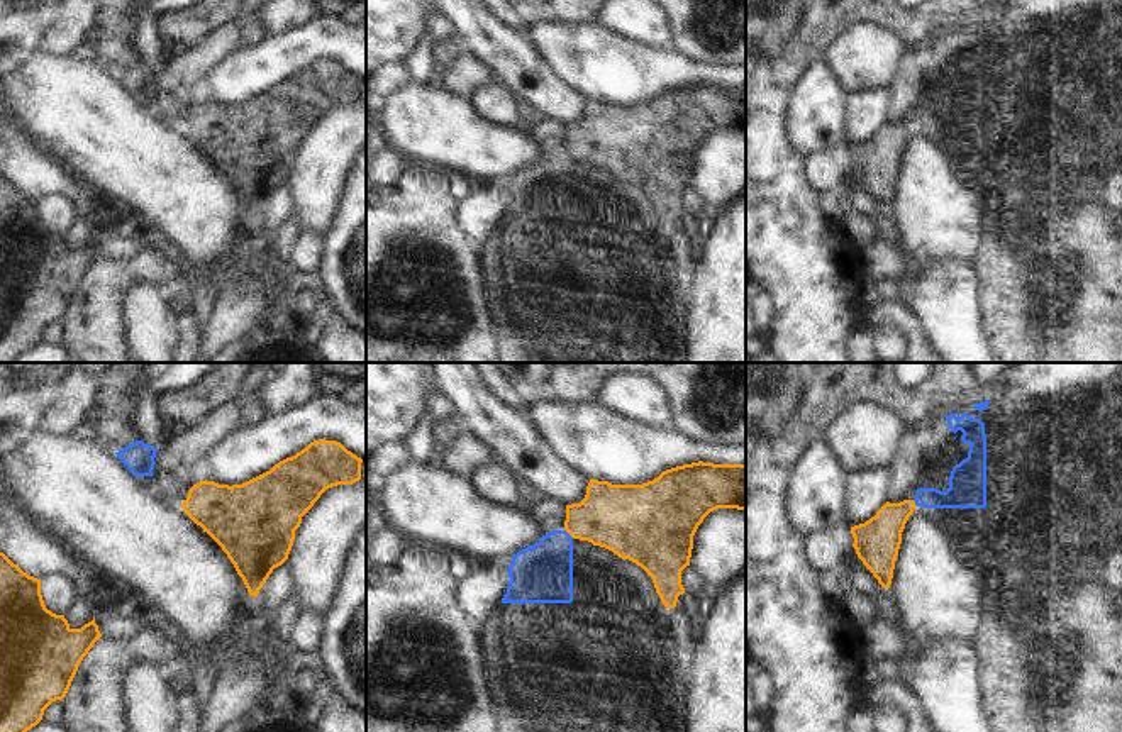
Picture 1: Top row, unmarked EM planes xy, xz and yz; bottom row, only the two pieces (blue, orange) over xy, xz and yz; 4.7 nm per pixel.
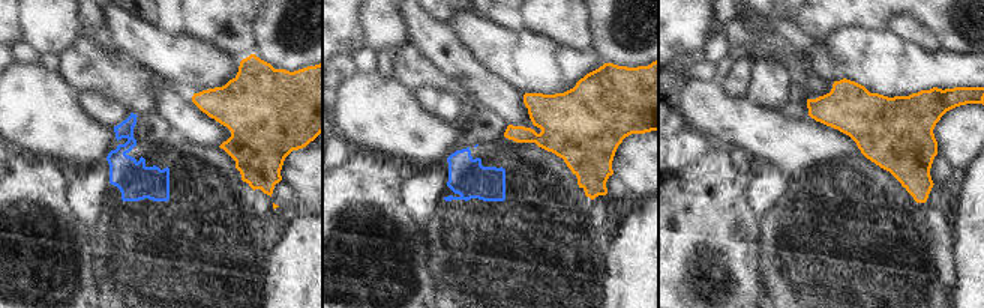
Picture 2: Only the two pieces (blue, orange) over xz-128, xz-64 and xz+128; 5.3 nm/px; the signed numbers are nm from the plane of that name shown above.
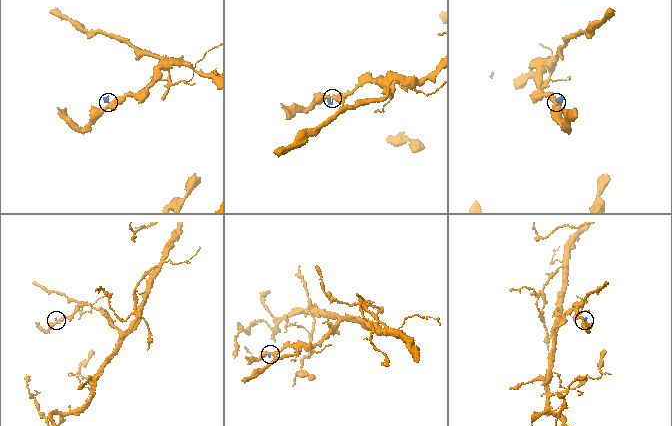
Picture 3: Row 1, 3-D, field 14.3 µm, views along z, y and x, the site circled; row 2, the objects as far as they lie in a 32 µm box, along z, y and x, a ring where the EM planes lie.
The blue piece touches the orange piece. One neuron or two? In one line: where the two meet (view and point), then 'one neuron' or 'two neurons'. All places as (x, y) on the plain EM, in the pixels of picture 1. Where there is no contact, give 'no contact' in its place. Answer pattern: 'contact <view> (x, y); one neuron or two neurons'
contact xz (568, 155); two neurons

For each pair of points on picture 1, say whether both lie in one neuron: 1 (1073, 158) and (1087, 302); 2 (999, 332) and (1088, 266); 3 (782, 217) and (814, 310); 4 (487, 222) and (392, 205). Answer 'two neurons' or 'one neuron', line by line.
1: one neuron
2: one neuron
3: one neuron
4: two neurons

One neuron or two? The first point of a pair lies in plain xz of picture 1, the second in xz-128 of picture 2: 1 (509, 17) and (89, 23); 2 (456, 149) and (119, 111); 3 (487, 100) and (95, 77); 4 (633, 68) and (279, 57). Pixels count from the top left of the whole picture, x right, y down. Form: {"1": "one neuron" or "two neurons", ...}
{"1": "one neuron", "2": "two neurons", "3": "two neurons", "4": "two neurons"}

